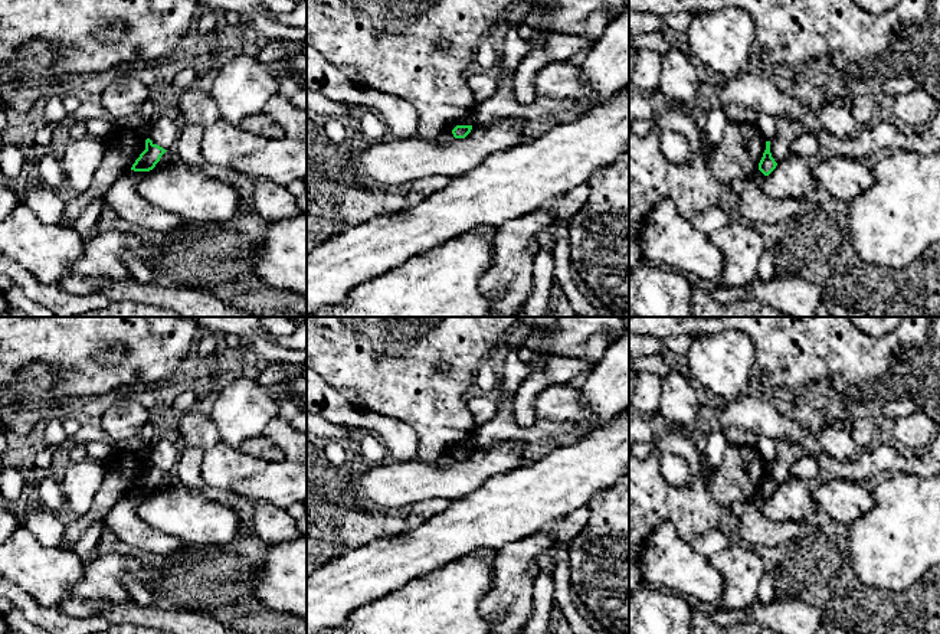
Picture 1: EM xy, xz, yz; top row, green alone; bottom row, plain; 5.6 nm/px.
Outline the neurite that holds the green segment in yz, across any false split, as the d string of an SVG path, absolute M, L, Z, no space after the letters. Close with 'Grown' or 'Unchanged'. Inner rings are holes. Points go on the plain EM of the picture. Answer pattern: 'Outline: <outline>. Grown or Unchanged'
Outline: M766 464L766 473L763 476L760 486L759 486L759 493L764 499L769 499L776 491L776 488L777 488L777 486L774 484L774 481L772 480L772 476L770 476L770 464Z. Unchanged

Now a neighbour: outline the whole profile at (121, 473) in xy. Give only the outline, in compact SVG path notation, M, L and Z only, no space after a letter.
M118 452L105 465L104 481L85 514L76 522L65 526L62 549L69 549L81 535L98 520L104 520L112 507L132 490L140 477L145 473L147 458L134 454Z

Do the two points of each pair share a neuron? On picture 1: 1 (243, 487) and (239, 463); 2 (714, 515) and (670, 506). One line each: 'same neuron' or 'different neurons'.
1: different neurons
2: same neuron

